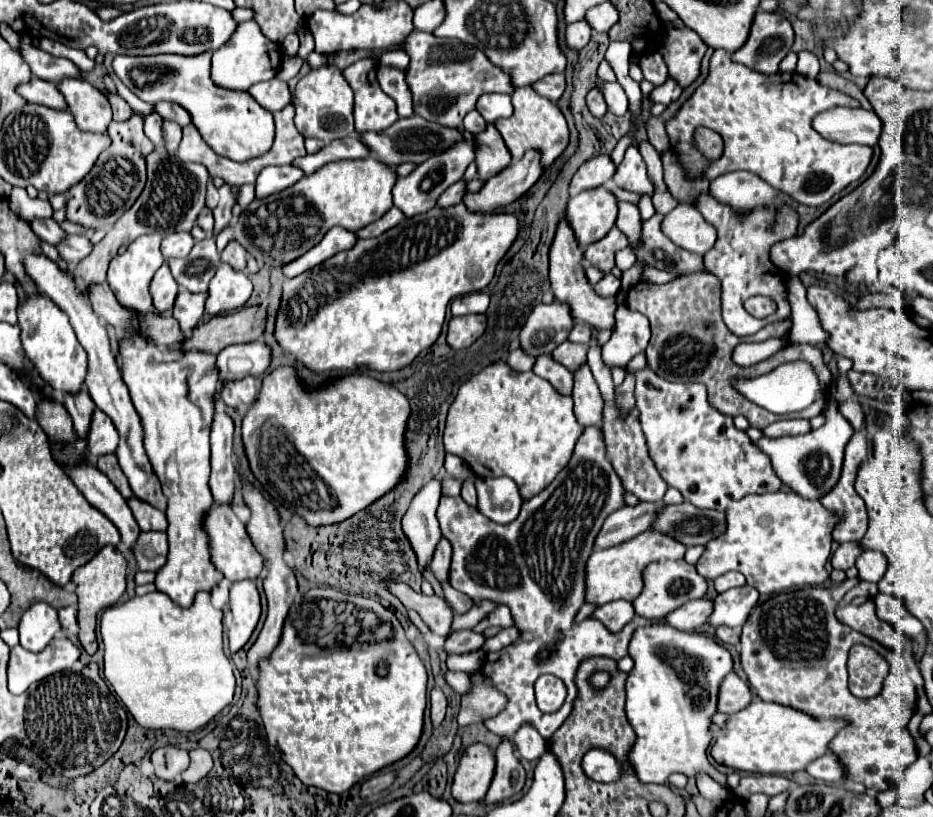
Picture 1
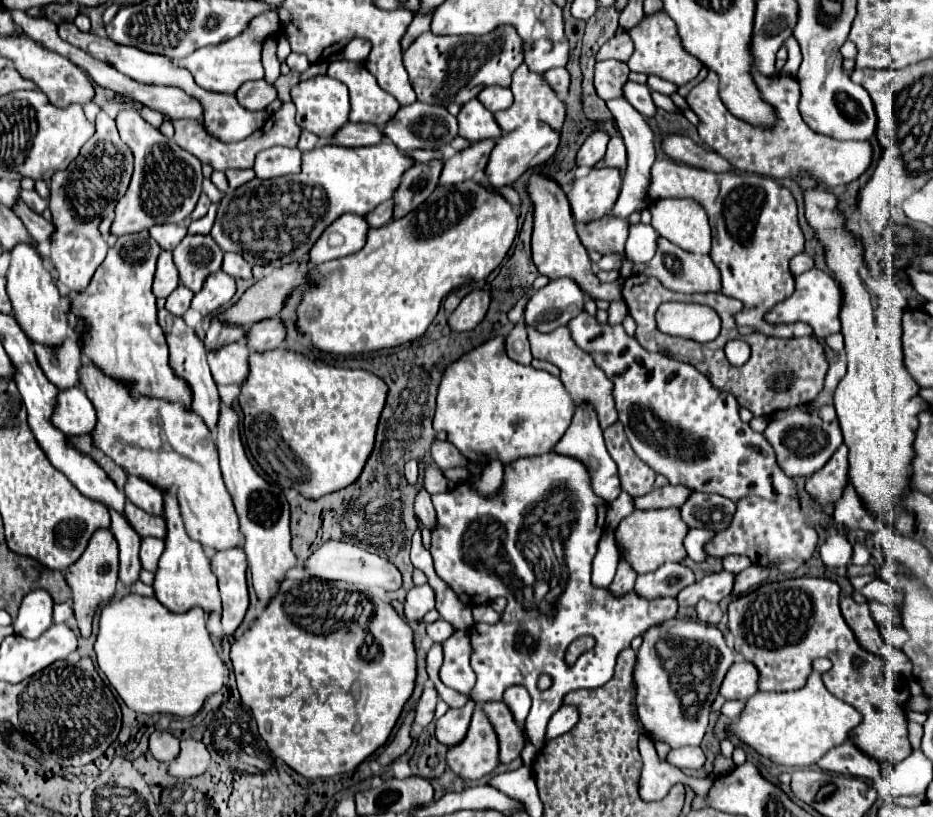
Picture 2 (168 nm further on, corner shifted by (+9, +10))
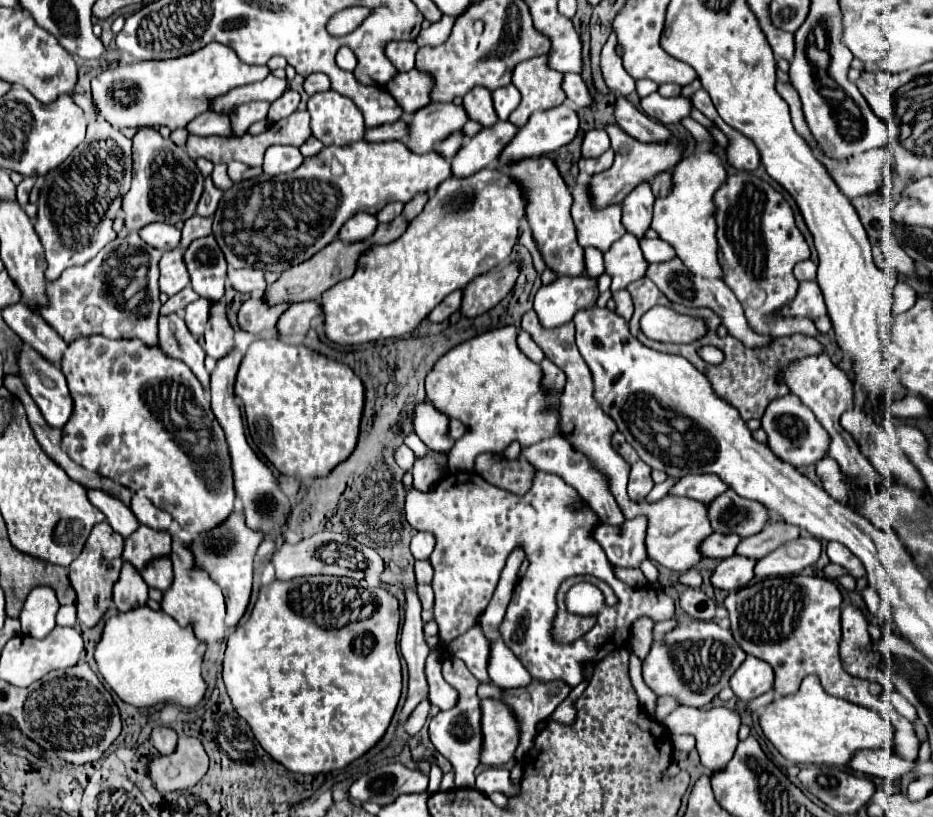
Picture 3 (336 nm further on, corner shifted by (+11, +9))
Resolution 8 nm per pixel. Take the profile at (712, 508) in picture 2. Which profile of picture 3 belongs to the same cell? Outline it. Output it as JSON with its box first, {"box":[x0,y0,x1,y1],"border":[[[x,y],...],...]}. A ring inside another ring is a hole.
{"box":[709,490,769,538],"border":[[[733,490],[725,492],[725,496],[717,496],[709,504],[709,518],[713,520],[713,530],[723,534],[739,534],[747,538],[765,528],[769,520],[767,506],[741,498]]]}

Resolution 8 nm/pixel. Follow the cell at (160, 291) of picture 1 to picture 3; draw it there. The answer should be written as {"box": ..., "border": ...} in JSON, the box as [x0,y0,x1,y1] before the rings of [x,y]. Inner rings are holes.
{"box":[159,248,189,296],"border":[[[173,248],[165,252],[159,260],[159,268],[161,268],[161,280],[159,280],[161,292],[165,292],[167,296],[177,294],[189,284],[189,272],[181,248]]]}

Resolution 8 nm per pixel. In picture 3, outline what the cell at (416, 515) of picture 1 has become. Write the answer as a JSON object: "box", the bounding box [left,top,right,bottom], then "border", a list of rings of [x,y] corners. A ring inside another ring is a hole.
{"box":[395,444,415,470],"border":[[[401,444],[397,450],[395,450],[395,462],[403,468],[403,470],[411,470],[413,468],[413,460],[415,460],[415,454],[411,448],[407,448],[405,444]]]}

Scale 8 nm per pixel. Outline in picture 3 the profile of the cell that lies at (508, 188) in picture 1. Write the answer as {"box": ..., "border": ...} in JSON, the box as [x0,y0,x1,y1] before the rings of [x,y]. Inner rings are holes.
{"box":[499,104,579,168],"border":[[[561,104],[561,106],[555,106],[555,108],[549,108],[549,110],[543,110],[543,112],[535,112],[529,122],[519,128],[517,136],[511,140],[511,144],[505,146],[505,152],[501,154],[499,162],[501,166],[505,168],[509,162],[513,160],[519,160],[519,158],[529,158],[529,156],[543,156],[543,154],[549,154],[549,152],[555,152],[559,150],[561,146],[569,144],[575,134],[579,130],[579,118],[577,118],[577,112],[573,108],[569,108],[567,104]]]}

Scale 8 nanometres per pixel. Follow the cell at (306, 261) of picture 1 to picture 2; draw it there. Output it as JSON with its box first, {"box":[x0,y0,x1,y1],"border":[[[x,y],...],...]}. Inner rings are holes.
{"box":[307,215,369,265],"border":[[[341,215],[335,219],[317,239],[317,243],[307,253],[309,265],[319,265],[329,259],[337,259],[343,255],[351,255],[359,251],[365,243],[365,235],[369,225],[359,215]]]}

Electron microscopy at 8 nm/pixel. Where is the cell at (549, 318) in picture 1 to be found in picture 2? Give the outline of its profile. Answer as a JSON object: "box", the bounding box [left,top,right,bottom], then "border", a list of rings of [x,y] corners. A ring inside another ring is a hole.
{"box":[525,277,583,333],"border":[[[567,277],[549,281],[549,285],[529,297],[525,305],[525,325],[539,333],[551,333],[583,311],[583,297],[577,283]]]}

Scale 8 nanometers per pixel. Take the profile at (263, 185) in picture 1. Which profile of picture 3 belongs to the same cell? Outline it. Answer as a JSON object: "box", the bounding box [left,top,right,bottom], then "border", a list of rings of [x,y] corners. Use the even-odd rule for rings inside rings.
{"box":[263,146,303,176],"border":[[[273,146],[267,148],[265,152],[265,162],[263,162],[263,172],[269,176],[277,174],[287,174],[299,168],[303,162],[303,154],[295,146]]]}

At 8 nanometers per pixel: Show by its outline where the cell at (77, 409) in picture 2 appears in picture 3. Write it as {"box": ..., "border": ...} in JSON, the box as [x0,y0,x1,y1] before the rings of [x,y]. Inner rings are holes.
{"box":[17,344,73,428],"border":[[[21,344],[21,348],[17,350],[17,366],[19,366],[19,376],[23,378],[27,392],[31,394],[31,398],[35,400],[35,404],[39,406],[43,418],[47,420],[49,426],[53,428],[61,428],[65,424],[65,420],[69,420],[71,412],[73,412],[73,400],[69,396],[69,388],[65,384],[65,376],[61,374],[59,366],[45,360],[37,350],[33,350],[29,344]]]}

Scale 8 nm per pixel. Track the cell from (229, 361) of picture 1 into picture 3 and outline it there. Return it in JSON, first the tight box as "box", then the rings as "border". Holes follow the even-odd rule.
{"box":[279,300,321,336],"border":[[[309,300],[309,302],[297,302],[291,304],[285,316],[281,316],[279,324],[279,334],[281,336],[305,336],[309,332],[309,324],[313,318],[321,316],[321,302],[319,300]]]}

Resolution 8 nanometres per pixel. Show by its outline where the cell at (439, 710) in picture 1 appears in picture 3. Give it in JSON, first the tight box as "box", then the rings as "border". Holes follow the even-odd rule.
{"box":[405,700,431,736],"border":[[[423,700],[423,702],[411,712],[411,716],[409,716],[407,722],[405,722],[405,732],[407,732],[409,736],[415,736],[415,734],[423,728],[423,724],[425,724],[425,720],[427,720],[427,714],[429,714],[429,708],[431,708],[431,704],[429,704],[427,700]]]}

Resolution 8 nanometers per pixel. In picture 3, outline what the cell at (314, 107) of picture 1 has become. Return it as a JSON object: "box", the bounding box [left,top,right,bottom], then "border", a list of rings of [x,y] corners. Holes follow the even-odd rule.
{"box":[307,90,365,146],"border":[[[333,90],[311,96],[307,108],[313,136],[325,146],[349,146],[365,136],[365,122],[359,108]]]}

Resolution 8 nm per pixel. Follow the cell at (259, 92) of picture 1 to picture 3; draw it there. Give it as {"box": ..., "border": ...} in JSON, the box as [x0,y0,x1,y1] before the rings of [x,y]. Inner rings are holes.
{"box":[229,102,269,136],"border":[[[249,102],[249,104],[241,104],[237,106],[229,116],[231,116],[231,132],[233,136],[243,136],[247,134],[249,126],[253,122],[259,122],[259,120],[265,120],[267,118],[267,110],[269,110],[269,104],[265,102]]]}

